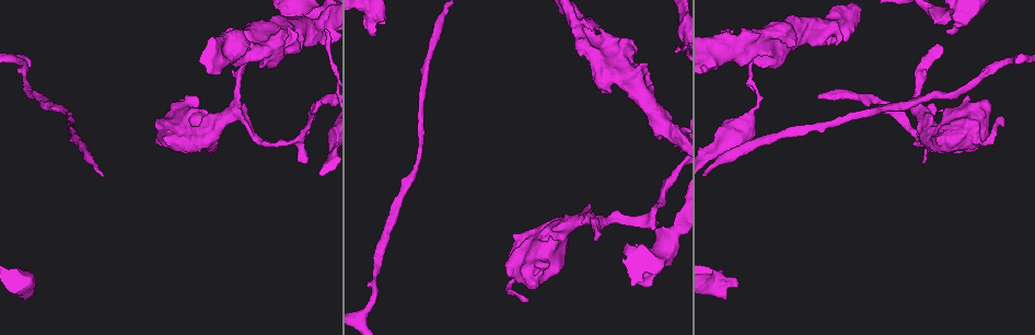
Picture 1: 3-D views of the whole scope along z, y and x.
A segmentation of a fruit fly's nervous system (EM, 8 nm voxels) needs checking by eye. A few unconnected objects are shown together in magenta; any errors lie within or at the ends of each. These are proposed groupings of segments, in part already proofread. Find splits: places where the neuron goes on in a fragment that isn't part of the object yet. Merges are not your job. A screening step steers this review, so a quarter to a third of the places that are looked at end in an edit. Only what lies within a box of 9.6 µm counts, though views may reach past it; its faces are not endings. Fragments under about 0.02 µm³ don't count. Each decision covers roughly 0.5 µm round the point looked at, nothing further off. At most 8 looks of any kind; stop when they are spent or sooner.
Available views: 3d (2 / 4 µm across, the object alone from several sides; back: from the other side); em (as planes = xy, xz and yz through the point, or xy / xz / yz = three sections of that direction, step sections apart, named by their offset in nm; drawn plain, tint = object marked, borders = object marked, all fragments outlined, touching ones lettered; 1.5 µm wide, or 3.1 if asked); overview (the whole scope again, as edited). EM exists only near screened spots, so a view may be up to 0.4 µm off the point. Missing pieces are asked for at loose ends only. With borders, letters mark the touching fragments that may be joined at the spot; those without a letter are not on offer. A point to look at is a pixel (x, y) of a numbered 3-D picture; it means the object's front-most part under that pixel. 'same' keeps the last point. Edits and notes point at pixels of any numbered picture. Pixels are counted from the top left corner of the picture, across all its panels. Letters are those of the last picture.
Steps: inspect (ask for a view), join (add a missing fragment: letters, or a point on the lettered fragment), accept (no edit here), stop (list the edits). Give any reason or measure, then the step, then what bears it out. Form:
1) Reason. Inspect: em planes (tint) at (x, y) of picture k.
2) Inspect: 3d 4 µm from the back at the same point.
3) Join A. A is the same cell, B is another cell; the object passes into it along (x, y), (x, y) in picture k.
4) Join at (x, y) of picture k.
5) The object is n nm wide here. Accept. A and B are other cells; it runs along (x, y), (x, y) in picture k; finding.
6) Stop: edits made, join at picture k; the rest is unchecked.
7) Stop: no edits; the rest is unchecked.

Branch stops here. Inspect: 3d 2 µm at (945, 31) of picture 1.

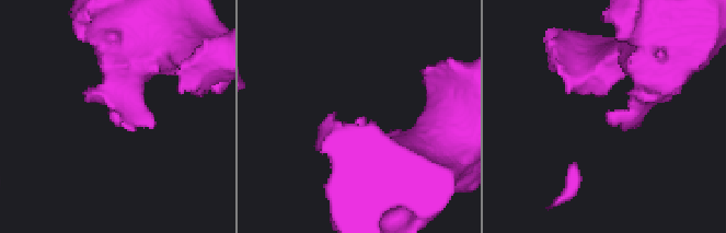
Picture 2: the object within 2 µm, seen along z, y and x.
Inspect: em yz step 8 (borders) at (361, 117) of picture 2.

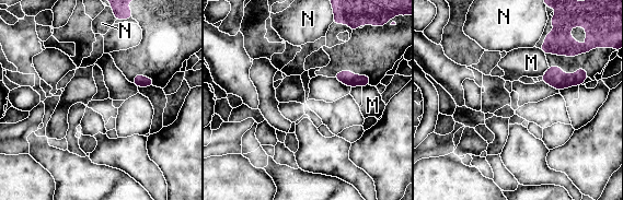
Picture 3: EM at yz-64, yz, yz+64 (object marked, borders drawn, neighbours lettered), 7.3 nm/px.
Cut it another way. Inspect: em planes (borders) at the same point.

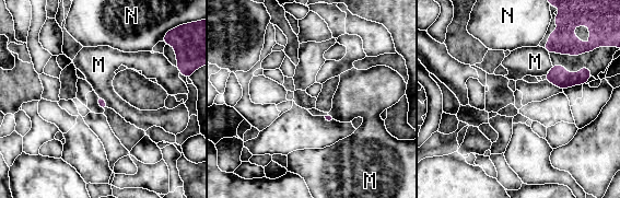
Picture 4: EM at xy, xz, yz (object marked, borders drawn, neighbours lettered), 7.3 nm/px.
Accept. M and N are other cells; a border runs along (98, 95), (107, 106) in picture 4; none of them fits.

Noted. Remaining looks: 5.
An open end. Inspect: em planes (borders) at (924, 162) of picture 1.

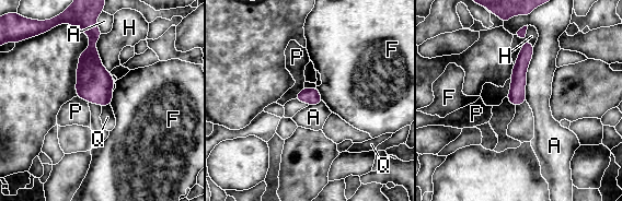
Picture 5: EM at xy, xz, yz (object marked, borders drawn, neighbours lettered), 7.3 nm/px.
The object is 120 nm wide here. Accept. A, F, H, P and Q are other cells; it runs along (528, 45), (519, 71), (515, 102) in picture 5; no lettered fragment goes on from it.

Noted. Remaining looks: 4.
Thin end. Inspect: em planes (borders) at (677, 53) of picture 1.

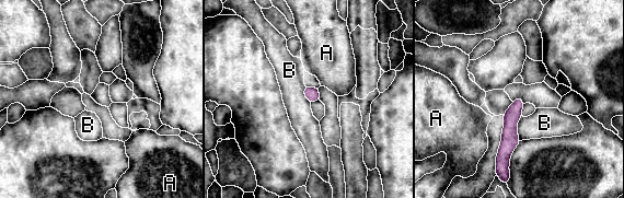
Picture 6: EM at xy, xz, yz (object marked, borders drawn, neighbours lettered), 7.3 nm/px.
Accept. A and B are other cells; a border runs along (521, 115), (517, 125), (519, 140) in picture 6; no lettered fragment goes on from it.

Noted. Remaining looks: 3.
Stop: no edits; the rest is unchecked.

